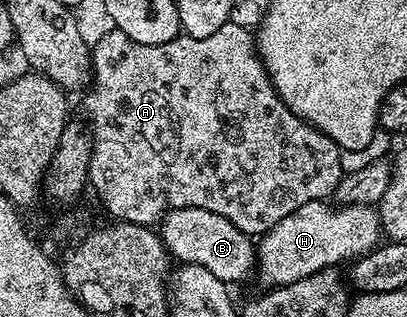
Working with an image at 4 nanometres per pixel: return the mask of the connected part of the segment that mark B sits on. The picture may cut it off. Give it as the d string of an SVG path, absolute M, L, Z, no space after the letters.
M173 208L164 213L158 224L158 235L164 247L180 264L206 266L214 278L225 284L235 285L235 280L244 280L253 275L256 267L256 244L238 226L234 226L222 214L214 214L201 208Z

